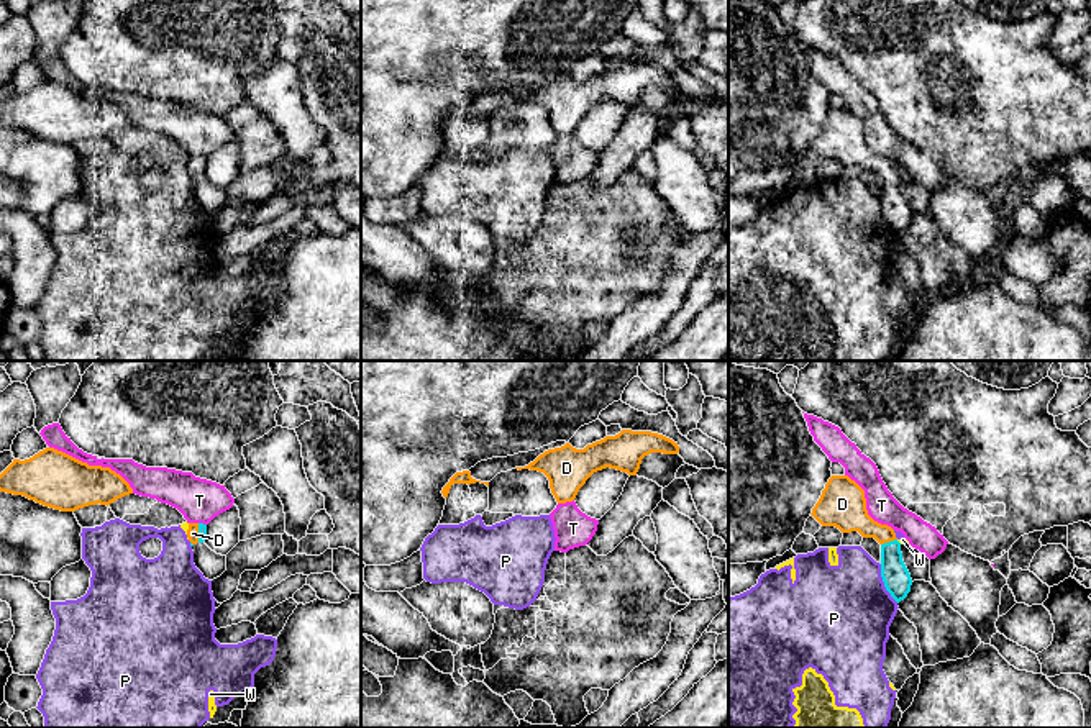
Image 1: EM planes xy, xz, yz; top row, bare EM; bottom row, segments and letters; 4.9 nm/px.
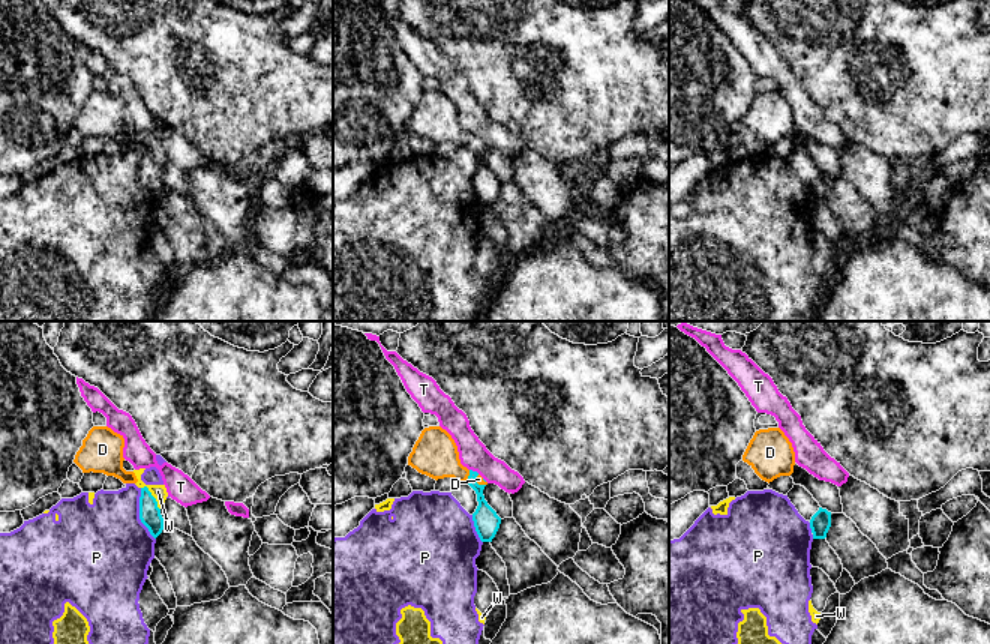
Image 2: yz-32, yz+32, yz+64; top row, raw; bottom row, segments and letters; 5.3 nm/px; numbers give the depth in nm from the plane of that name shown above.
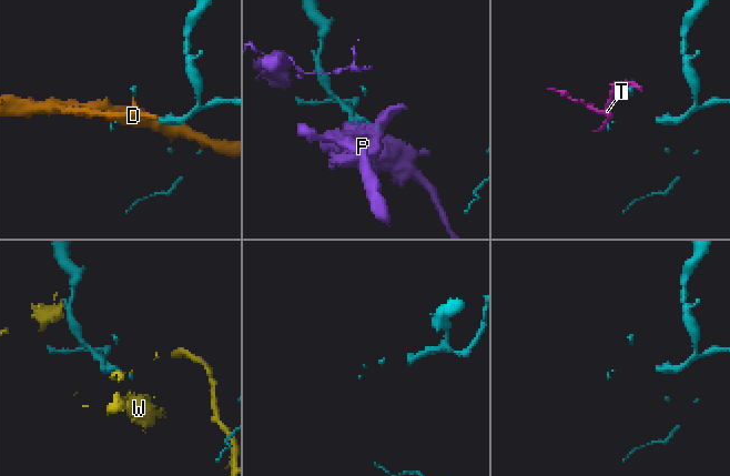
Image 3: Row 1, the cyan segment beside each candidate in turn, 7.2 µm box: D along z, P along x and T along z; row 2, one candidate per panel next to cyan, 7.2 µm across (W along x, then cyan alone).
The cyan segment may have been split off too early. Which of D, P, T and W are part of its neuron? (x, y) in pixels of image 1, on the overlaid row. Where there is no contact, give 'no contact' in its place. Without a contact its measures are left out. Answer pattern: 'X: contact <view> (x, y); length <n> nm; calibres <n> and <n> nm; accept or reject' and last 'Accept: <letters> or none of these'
D: contact yz (890, 541); length 90 nm; calibres 140 and 180 nm; accept
P: contact yz (885, 584); length 220 nm; calibres 140 and 460 nm; reject
T: contact xy (202, 523); length 40 nm; calibres 50 and 220 nm; reject
W: contact yz (898, 541); length 40 nm; calibres 140 and 30 nm; reject
Accept: D

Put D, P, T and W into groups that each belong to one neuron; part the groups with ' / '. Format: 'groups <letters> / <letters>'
groups D / P W / T

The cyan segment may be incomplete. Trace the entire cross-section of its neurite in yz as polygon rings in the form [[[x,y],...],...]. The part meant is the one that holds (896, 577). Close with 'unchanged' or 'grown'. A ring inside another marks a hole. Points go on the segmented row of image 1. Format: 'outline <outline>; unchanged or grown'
outline [[[832,475],[810,515],[822,526],[874,538],[881,544],[881,577],[886,590],[897,603],[907,597],[912,579],[902,561],[901,543],[891,526],[868,515],[865,490],[855,480],[848,475]]]; grown

